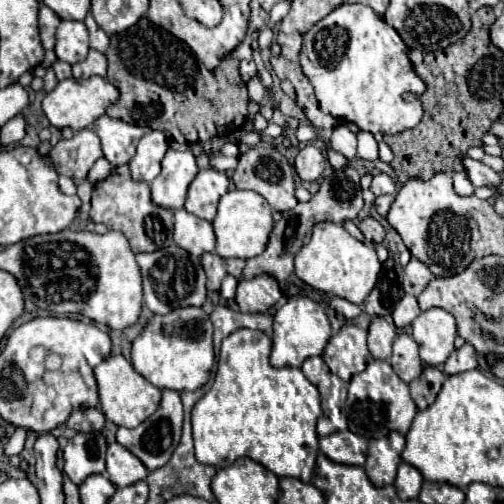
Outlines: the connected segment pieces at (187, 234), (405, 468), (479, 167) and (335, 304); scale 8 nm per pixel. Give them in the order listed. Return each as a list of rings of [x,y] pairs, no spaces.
[[[186,209],[174,211],[174,243],[196,257],[212,253],[216,247],[216,235],[212,231],[212,223],[198,219]]]
[[[402,463],[400,469],[398,469],[398,475],[396,475],[396,491],[398,491],[398,497],[400,499],[416,499],[418,493],[420,493],[420,487],[422,487],[422,475],[416,467],[408,465],[408,463]]]
[[[466,155],[462,157],[462,165],[464,165],[464,171],[466,171],[466,177],[470,179],[470,183],[474,187],[484,187],[484,185],[494,185],[496,187],[502,181],[502,173],[496,173],[490,167],[486,167],[484,163],[474,161]]]
[[[332,297],[332,301],[328,301],[328,307],[332,307],[338,315],[342,315],[344,319],[354,319],[360,315],[360,307],[346,301],[346,299],[340,299],[340,297]]]

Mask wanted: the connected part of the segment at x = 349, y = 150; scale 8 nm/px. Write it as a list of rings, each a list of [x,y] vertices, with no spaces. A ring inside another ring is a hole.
[[[338,125],[334,129],[330,143],[338,153],[342,153],[348,159],[352,159],[356,155],[356,135],[346,125]]]

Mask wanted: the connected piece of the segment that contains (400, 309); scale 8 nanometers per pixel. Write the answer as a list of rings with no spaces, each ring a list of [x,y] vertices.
[[[404,295],[402,301],[398,303],[398,307],[396,307],[394,313],[392,313],[394,325],[396,325],[398,329],[408,327],[418,315],[420,315],[420,307],[418,307],[416,297],[412,297],[412,295]]]

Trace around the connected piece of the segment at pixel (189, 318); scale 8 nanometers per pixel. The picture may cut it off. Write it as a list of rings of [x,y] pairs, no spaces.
[[[184,307],[174,309],[168,315],[154,315],[132,343],[132,365],[142,377],[160,389],[200,389],[214,367],[210,317],[202,307]]]

